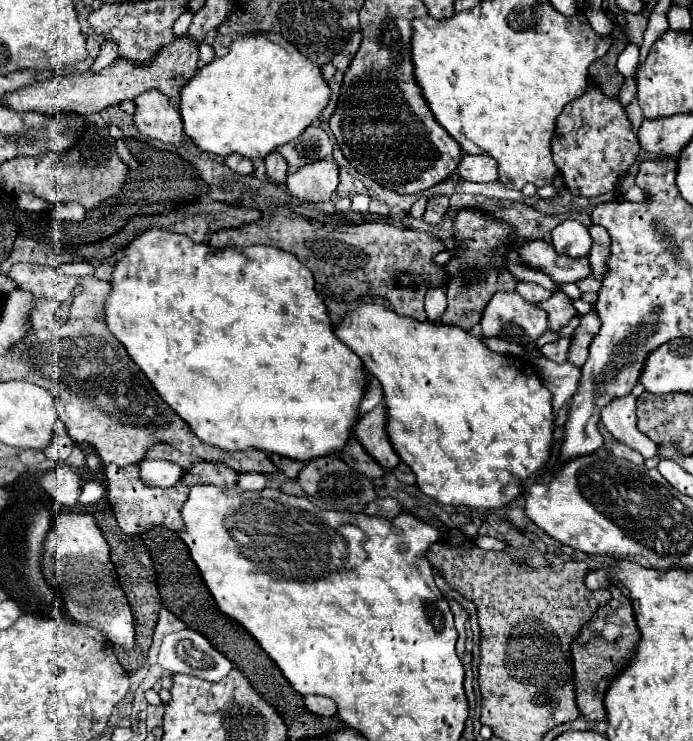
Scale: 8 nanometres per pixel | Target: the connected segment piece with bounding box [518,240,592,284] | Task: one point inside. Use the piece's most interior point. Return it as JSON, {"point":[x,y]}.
{"point":[538,255]}

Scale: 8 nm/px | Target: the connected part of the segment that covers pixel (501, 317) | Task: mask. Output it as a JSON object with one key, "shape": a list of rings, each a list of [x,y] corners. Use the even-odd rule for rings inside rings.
{"shape":[[[496,292],[480,320],[484,336],[498,336],[514,342],[530,342],[548,330],[546,312],[526,300],[518,292]]]}

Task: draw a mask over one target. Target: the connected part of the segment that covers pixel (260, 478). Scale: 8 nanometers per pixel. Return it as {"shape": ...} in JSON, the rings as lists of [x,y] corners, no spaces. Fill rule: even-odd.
{"shape":[[[244,472],[244,474],[238,474],[236,484],[238,484],[242,490],[262,490],[262,488],[266,486],[266,478],[264,478],[264,474]]]}

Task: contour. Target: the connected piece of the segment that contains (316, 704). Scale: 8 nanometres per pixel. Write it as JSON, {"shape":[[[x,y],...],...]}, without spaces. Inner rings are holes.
{"shape":[[[304,696],[304,704],[310,712],[318,714],[318,716],[336,716],[336,704],[334,700],[330,698],[324,698],[324,696]]]}

